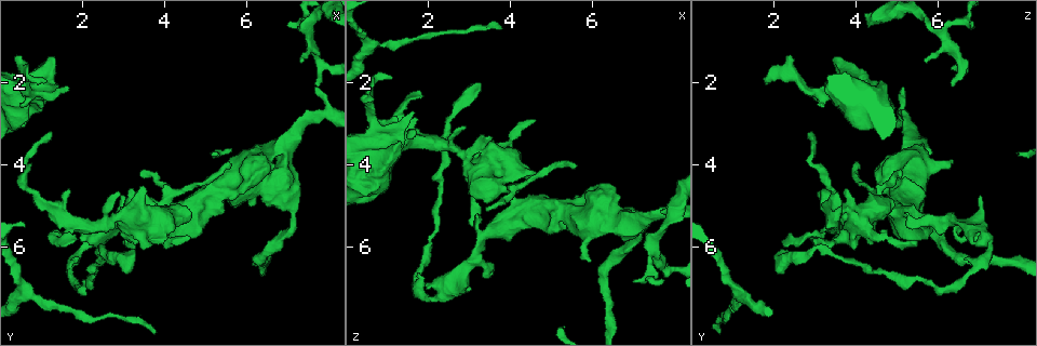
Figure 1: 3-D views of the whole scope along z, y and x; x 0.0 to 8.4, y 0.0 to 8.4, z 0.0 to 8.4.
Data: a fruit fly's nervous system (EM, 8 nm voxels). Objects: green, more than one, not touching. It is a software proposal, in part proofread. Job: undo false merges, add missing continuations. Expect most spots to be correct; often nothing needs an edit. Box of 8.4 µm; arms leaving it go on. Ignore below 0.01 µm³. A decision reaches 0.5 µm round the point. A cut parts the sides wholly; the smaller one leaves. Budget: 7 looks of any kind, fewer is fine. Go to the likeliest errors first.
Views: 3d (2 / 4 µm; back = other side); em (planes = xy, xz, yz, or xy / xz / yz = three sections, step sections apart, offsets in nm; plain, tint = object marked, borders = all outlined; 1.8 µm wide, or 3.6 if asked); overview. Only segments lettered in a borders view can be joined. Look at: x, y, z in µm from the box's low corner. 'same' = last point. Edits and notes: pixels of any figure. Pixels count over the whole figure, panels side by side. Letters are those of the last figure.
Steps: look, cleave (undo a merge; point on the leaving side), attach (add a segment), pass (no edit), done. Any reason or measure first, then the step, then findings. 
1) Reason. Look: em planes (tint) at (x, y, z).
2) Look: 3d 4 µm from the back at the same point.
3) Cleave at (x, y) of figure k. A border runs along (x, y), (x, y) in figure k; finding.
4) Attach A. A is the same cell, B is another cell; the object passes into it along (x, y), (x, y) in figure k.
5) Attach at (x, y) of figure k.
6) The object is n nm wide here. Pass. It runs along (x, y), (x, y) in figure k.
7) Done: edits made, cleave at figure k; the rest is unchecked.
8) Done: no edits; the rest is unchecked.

Free end. Look: 3d 4 µm at (3.35, 5.75, 6.70).

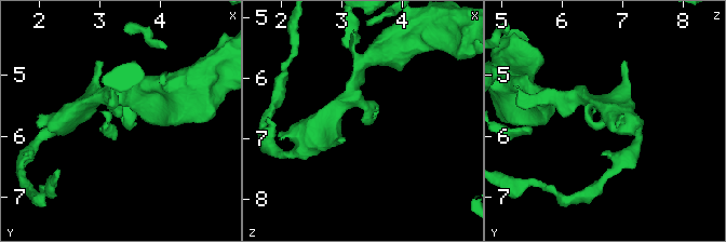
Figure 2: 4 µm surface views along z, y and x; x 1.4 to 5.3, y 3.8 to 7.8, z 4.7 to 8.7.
Look: em xy step 8 (borders) at (3.30, 5.75, 6.70).

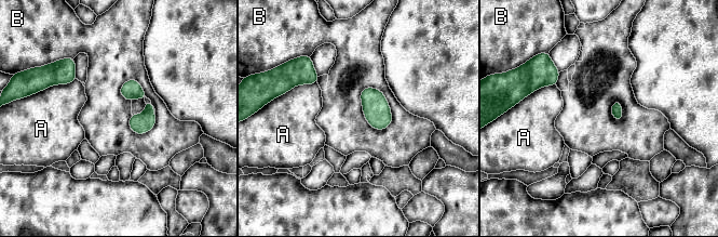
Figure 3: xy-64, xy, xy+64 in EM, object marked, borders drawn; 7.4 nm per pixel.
Look: em planes (borders) at the same point.

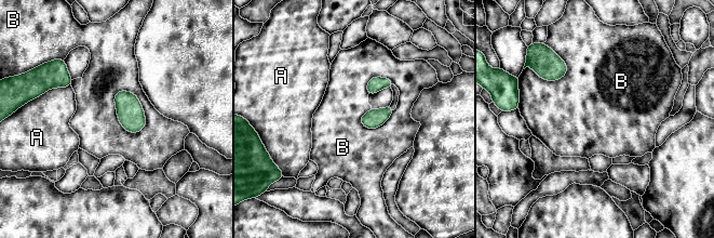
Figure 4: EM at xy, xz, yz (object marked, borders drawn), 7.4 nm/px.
Pass. A and B are other cells; a border runs along (118, 91), (118, 120), (136, 133) in figure 4; no lettered segment goes on from it.

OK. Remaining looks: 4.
Look: 3d 2 µm from the back at (7.35, 1.45, 5.75).

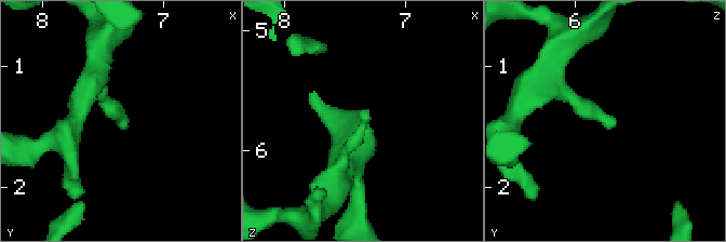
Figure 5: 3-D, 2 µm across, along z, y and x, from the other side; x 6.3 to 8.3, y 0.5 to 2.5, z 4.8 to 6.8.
Now the EM. Look: em planes (borders) at (7.34, 1.52, 5.70).

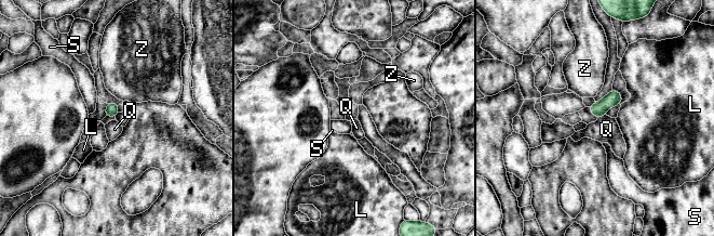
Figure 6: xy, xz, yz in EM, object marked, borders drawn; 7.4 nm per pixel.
The longest contact is with Q, 70 nm. Pass. L, Q, S and Z are other cells; a border runs along (605, 114), (597, 118) in figure 6; none of them fits.

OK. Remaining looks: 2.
Stops while still wide. Look: em planes (borders) at (3.20, 4.60, 3.80).

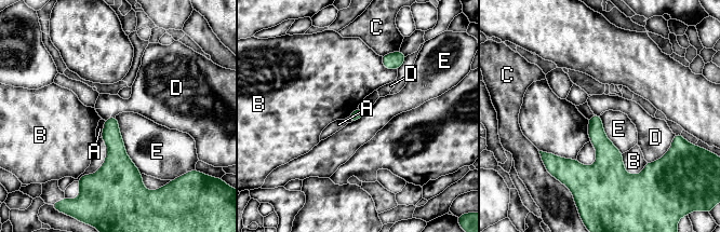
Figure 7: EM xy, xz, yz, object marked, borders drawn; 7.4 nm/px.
Pass. A, B, C, D and E are other cells; a border runs along (115, 117), (124, 151), (141, 174) in figure 7; no lettered segment goes on from it.

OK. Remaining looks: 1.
Done: no edits; the rest is unchecked.

